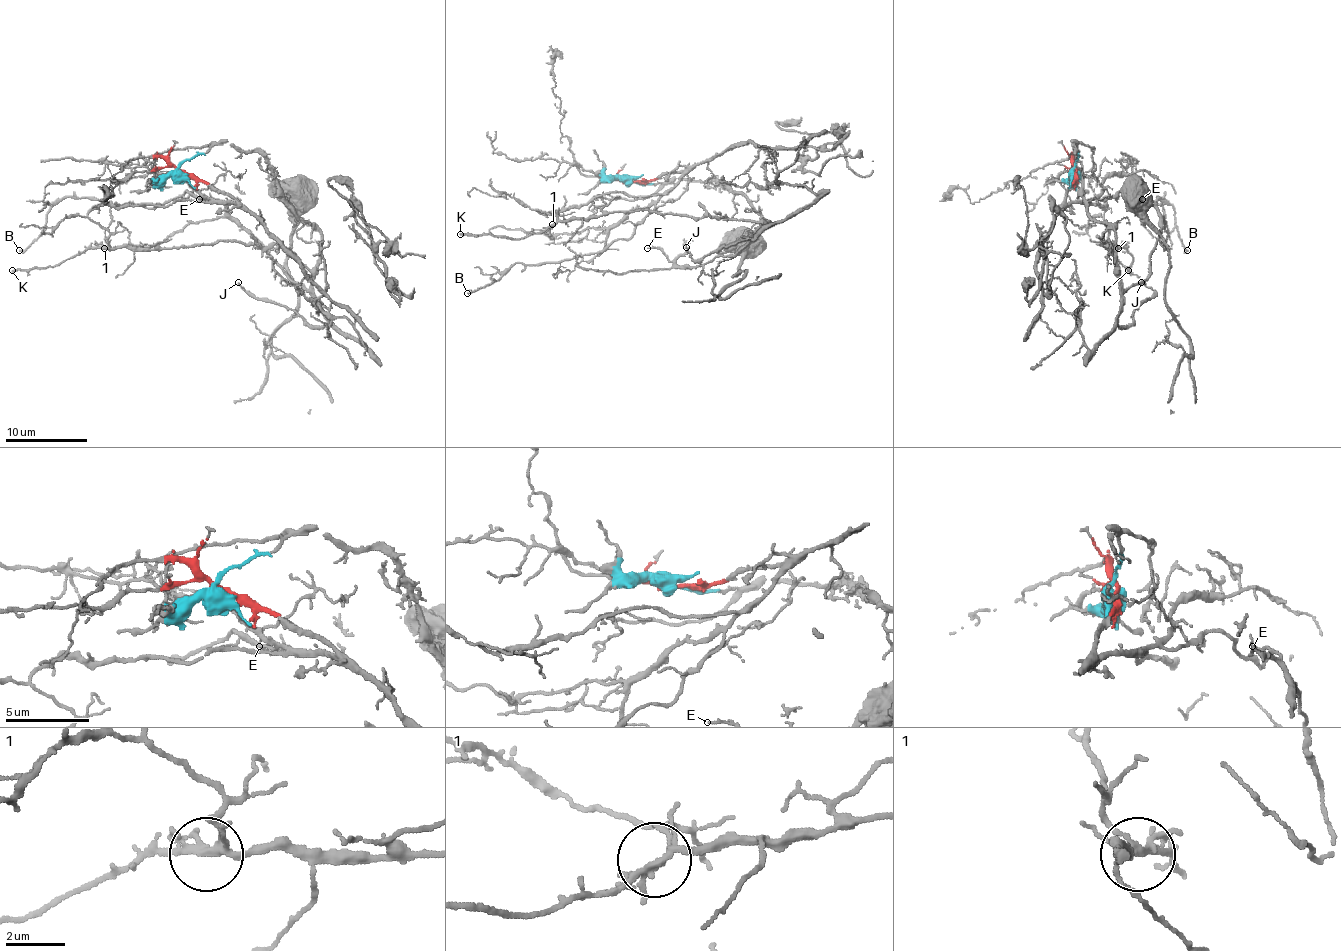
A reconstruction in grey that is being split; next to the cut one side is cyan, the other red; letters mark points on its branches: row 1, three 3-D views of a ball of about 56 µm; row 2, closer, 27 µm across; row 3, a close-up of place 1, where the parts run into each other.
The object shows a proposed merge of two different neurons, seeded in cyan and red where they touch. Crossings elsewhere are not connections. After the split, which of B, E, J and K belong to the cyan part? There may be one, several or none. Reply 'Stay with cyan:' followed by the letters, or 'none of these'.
Stay with cyan: E, J, K

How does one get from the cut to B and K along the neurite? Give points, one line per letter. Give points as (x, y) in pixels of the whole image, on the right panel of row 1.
B: (1077, 171), (1066, 189), (1069, 201), (1109, 199), (1120, 191), (1146, 207), (1161, 197), (1173, 207), (1187, 250)
K: (1077, 171), (1073, 142), (1083, 203), (1116, 232), (1116, 269), (1111, 244), (1103, 246), (1128, 248), (1128, 271)

